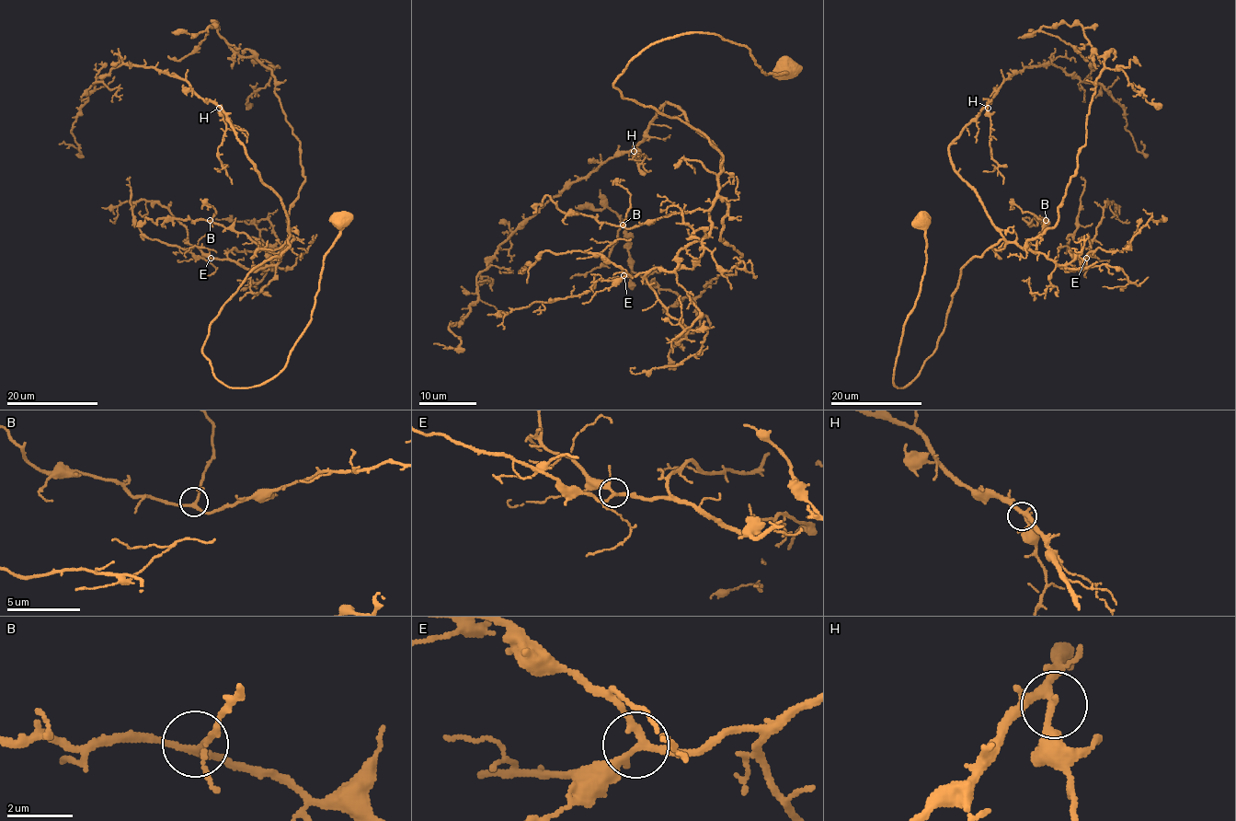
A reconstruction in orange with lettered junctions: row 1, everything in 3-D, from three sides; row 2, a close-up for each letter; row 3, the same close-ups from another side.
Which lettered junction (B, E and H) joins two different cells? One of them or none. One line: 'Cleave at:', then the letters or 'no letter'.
Cleave at: no letter

